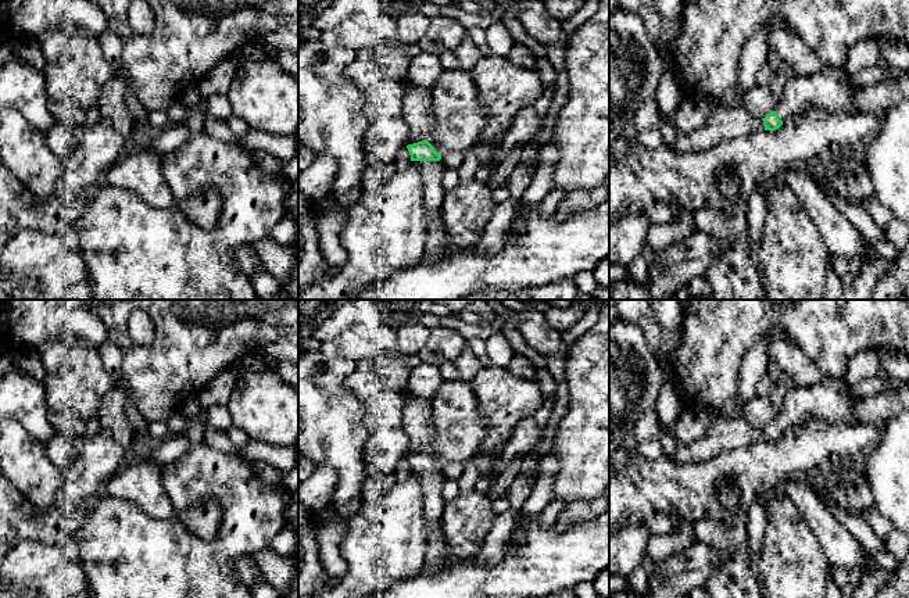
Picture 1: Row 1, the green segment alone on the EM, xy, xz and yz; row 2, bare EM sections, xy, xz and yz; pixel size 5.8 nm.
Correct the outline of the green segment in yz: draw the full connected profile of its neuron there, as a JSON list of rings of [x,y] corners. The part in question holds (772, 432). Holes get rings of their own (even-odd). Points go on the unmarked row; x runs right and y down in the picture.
[[[824,377],[813,386],[795,386],[784,395],[776,420],[758,430],[738,418],[719,416],[705,436],[693,444],[677,443],[672,461],[679,465],[712,459],[723,452],[776,441],[810,420],[847,423],[853,420],[856,398],[842,377]]]

